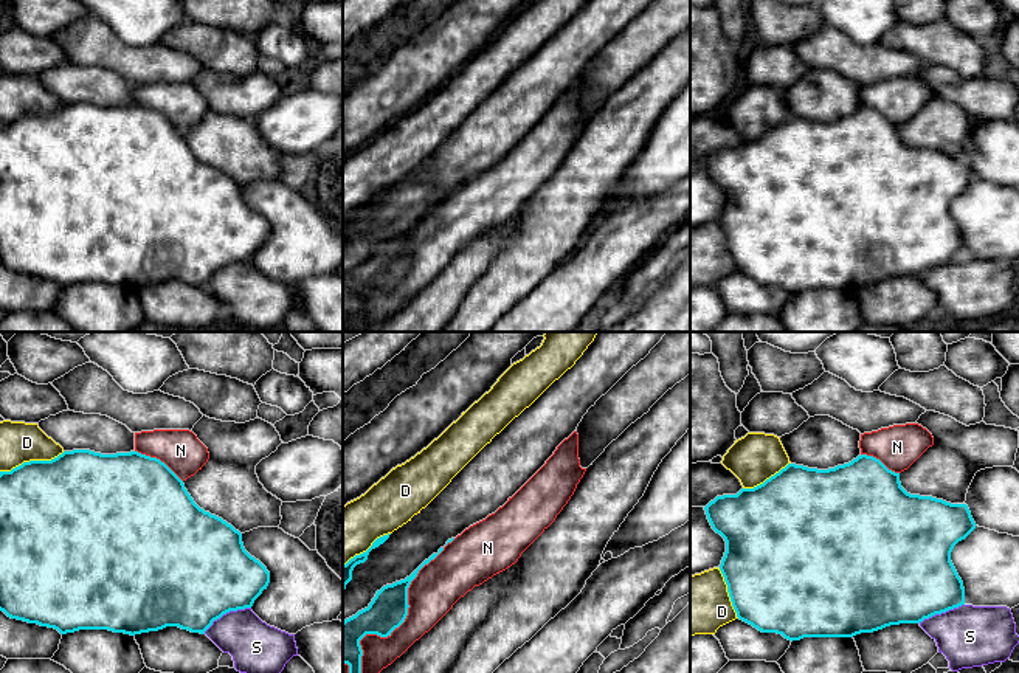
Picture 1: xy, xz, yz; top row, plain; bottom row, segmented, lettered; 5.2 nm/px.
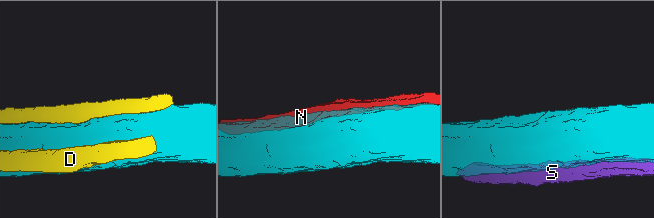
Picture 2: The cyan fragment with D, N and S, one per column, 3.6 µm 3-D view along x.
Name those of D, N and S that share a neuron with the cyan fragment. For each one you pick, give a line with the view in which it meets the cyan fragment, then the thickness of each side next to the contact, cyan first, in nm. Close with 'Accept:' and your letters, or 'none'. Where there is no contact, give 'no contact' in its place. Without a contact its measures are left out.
Accept: none

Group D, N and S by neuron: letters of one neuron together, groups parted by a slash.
D / N S

